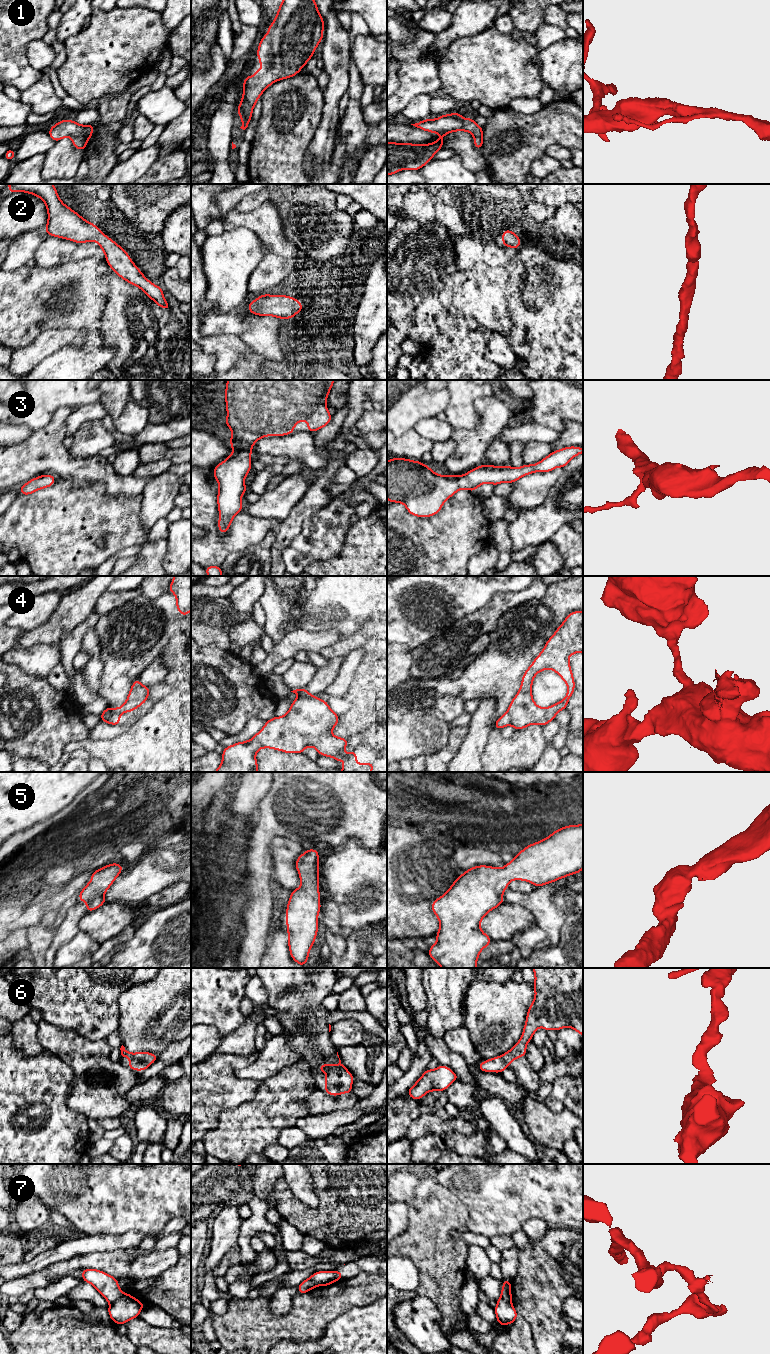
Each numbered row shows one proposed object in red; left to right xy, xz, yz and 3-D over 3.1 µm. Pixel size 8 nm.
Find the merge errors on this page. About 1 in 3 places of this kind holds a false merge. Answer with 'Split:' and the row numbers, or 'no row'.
Split: 4, 7

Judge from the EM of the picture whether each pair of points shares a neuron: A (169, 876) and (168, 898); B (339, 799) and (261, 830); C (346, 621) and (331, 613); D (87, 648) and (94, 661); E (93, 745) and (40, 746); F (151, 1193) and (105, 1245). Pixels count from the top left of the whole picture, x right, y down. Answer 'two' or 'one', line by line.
A: two
B: one
C: one
D: one
E: two
F: two

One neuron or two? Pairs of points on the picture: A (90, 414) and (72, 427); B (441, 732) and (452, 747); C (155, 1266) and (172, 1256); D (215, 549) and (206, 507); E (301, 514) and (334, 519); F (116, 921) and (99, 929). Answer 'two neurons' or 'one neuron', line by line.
A: one neuron
B: two neurons
C: one neuron
D: one neuron
E: two neurons
F: one neuron

